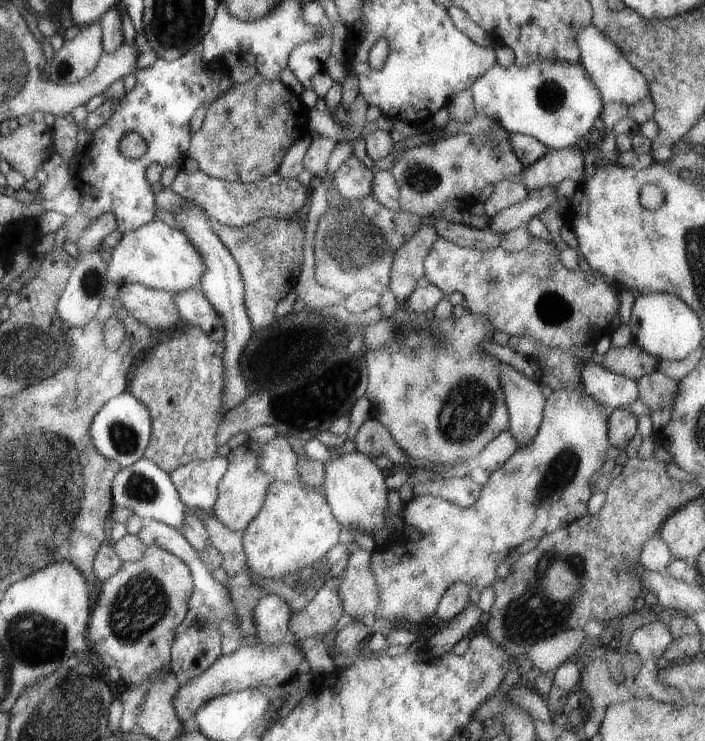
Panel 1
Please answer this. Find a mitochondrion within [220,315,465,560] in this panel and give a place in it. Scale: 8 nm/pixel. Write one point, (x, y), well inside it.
(344, 390)

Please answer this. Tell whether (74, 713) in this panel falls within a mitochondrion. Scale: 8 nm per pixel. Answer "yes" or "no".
yes

